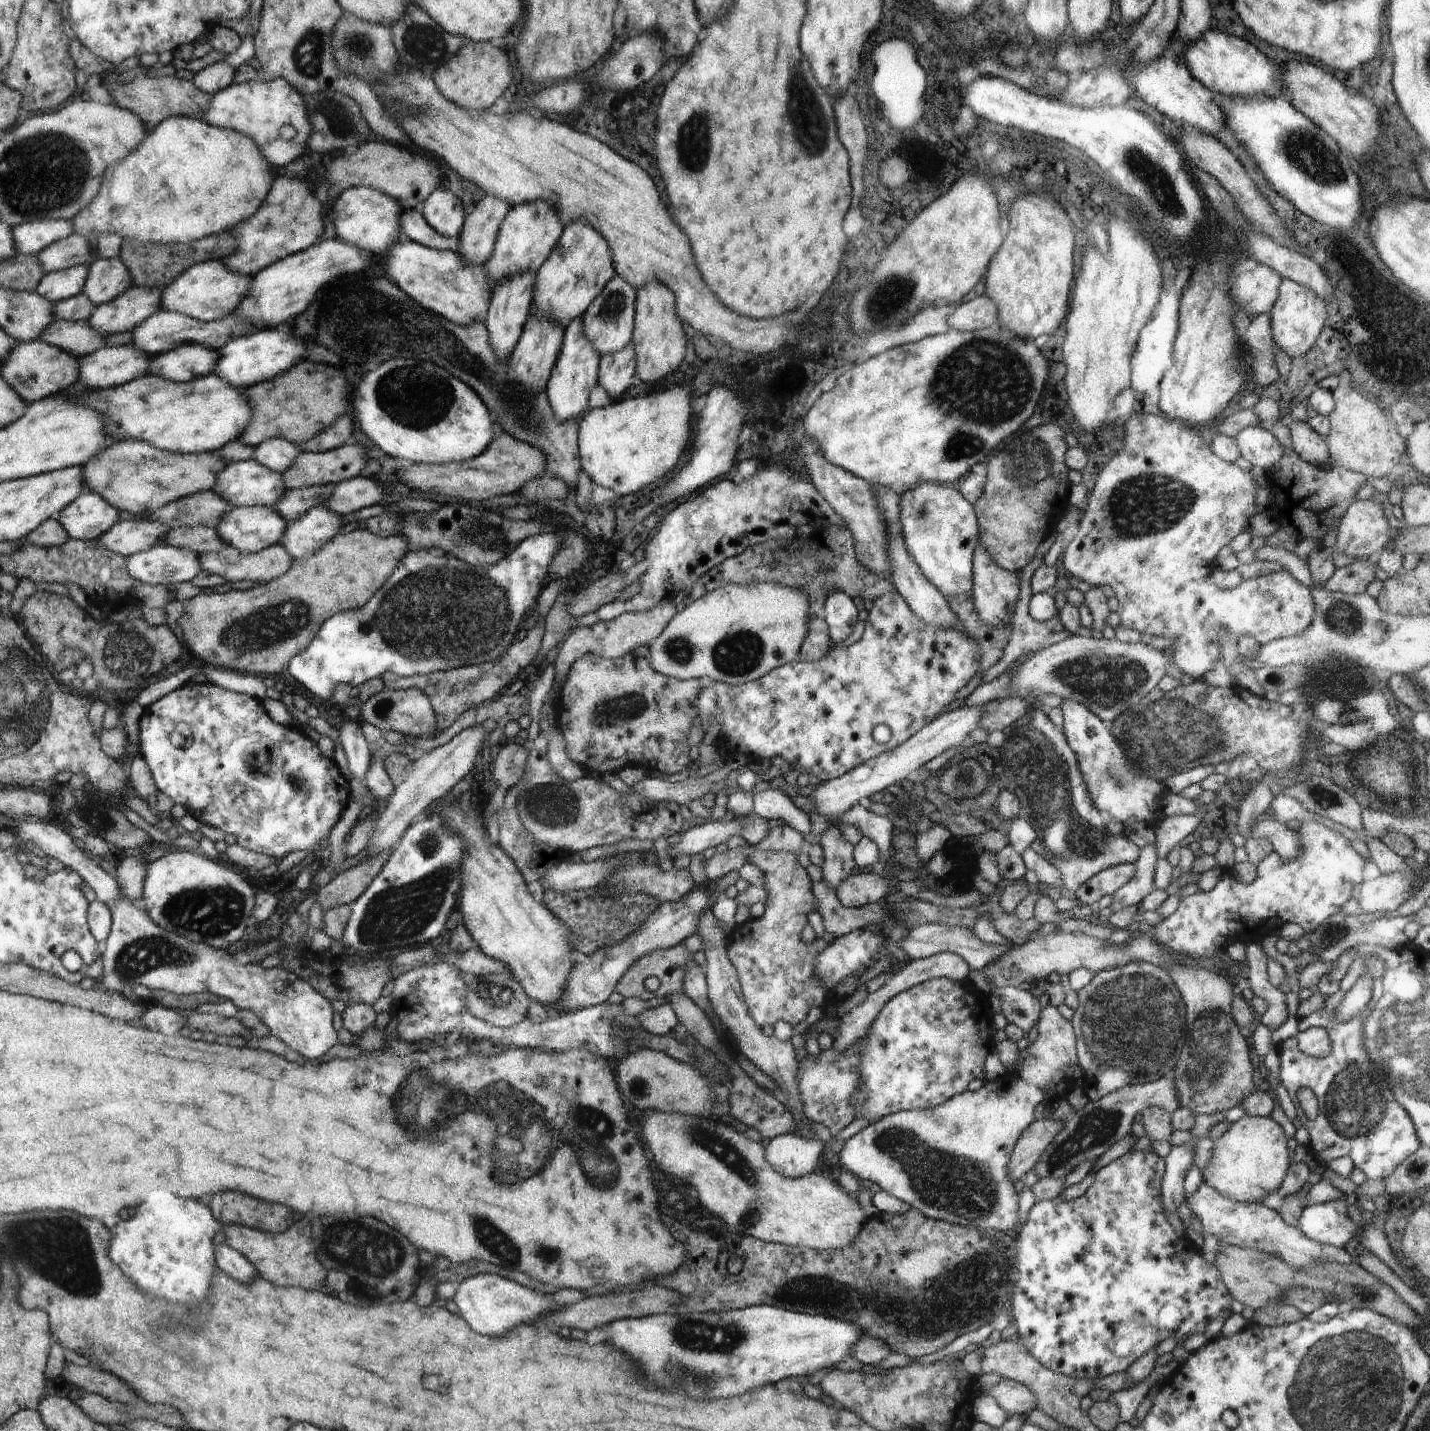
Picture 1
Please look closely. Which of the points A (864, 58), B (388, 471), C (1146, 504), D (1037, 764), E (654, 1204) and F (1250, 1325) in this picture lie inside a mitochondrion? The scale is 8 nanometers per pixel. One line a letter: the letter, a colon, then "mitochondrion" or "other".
A: other
B: other
C: mitochondrion
D: mitochondrion
E: other
F: other

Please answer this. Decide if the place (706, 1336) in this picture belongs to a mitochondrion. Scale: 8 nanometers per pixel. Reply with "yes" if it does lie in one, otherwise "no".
yes

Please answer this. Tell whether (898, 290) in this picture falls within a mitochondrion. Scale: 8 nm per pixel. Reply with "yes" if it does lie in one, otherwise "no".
yes

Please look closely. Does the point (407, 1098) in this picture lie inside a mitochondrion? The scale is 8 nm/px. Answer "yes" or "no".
yes

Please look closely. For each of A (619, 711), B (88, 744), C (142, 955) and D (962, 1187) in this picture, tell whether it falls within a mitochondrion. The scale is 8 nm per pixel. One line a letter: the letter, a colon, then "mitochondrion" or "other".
A: mitochondrion
B: other
C: mitochondrion
D: mitochondrion

